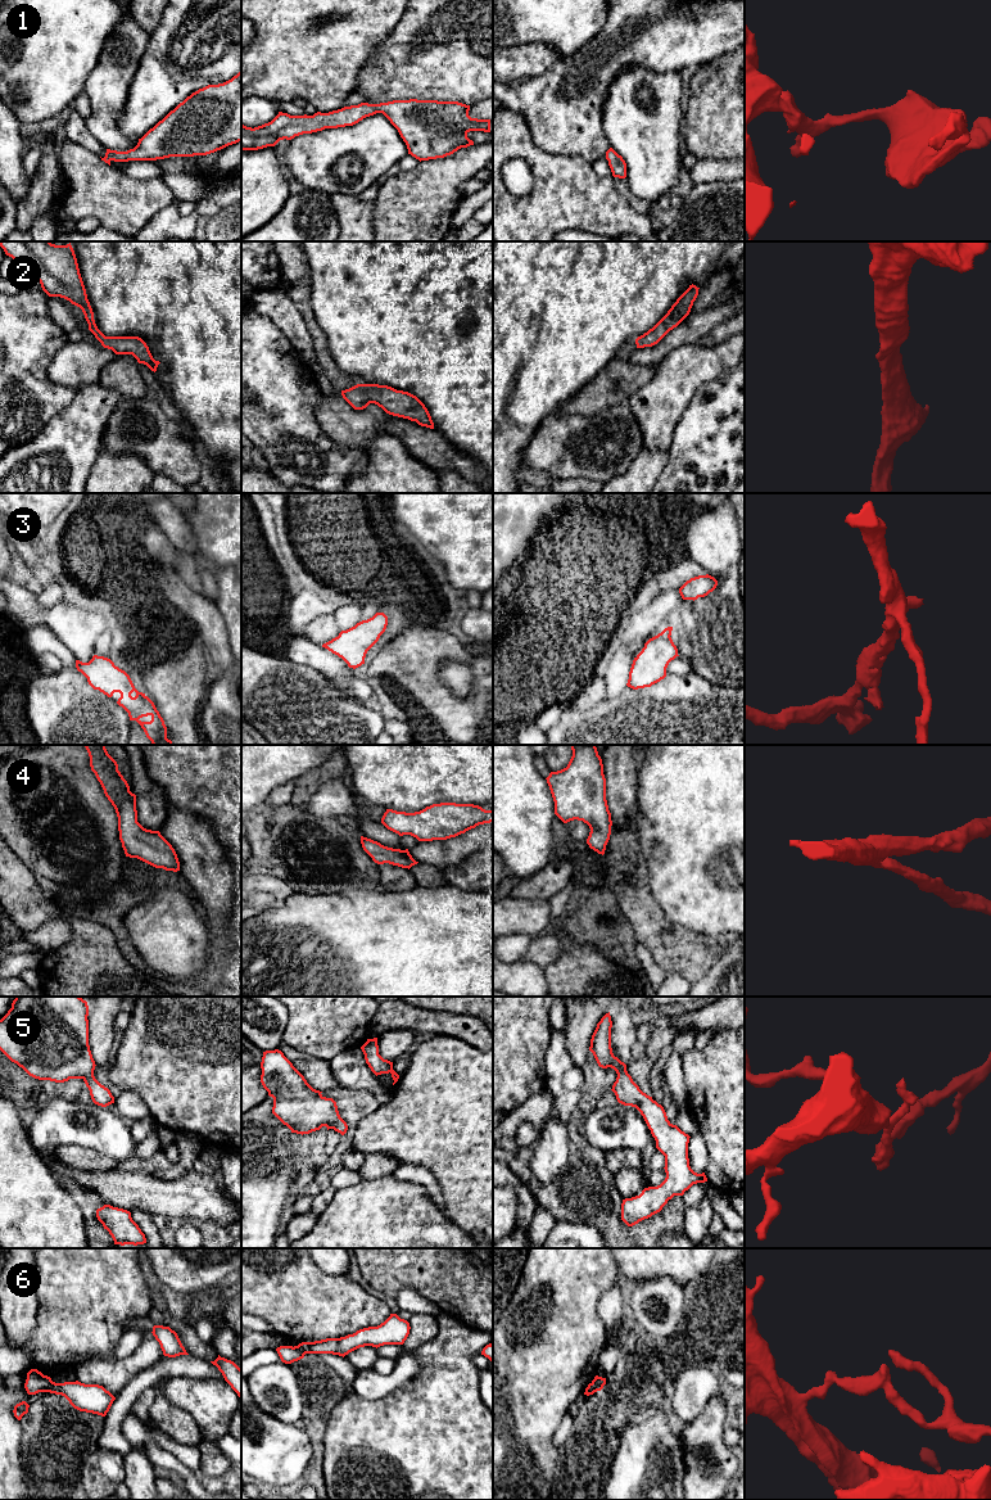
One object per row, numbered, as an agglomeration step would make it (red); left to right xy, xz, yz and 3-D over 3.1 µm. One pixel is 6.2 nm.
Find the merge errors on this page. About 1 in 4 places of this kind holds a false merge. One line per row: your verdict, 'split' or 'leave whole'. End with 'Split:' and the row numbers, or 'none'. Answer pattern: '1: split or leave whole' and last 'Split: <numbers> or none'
1: leave whole
2: leave whole
3: leave whole
4: leave whole
5: leave whole
6: split
Split: 6

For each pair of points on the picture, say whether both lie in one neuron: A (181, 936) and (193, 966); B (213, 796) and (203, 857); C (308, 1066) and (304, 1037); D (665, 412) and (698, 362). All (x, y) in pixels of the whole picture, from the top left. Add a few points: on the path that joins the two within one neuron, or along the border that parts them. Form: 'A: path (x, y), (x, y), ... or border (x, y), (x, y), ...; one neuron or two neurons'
A: path (181, 944), (188, 958); one neuron
B: border (180, 811), (188, 811), (204, 818), (225, 848); two neurons
C: border (283, 1042), (327, 1061); two neurons
D: path (665, 400), (666, 394), (686, 375); one neuron

